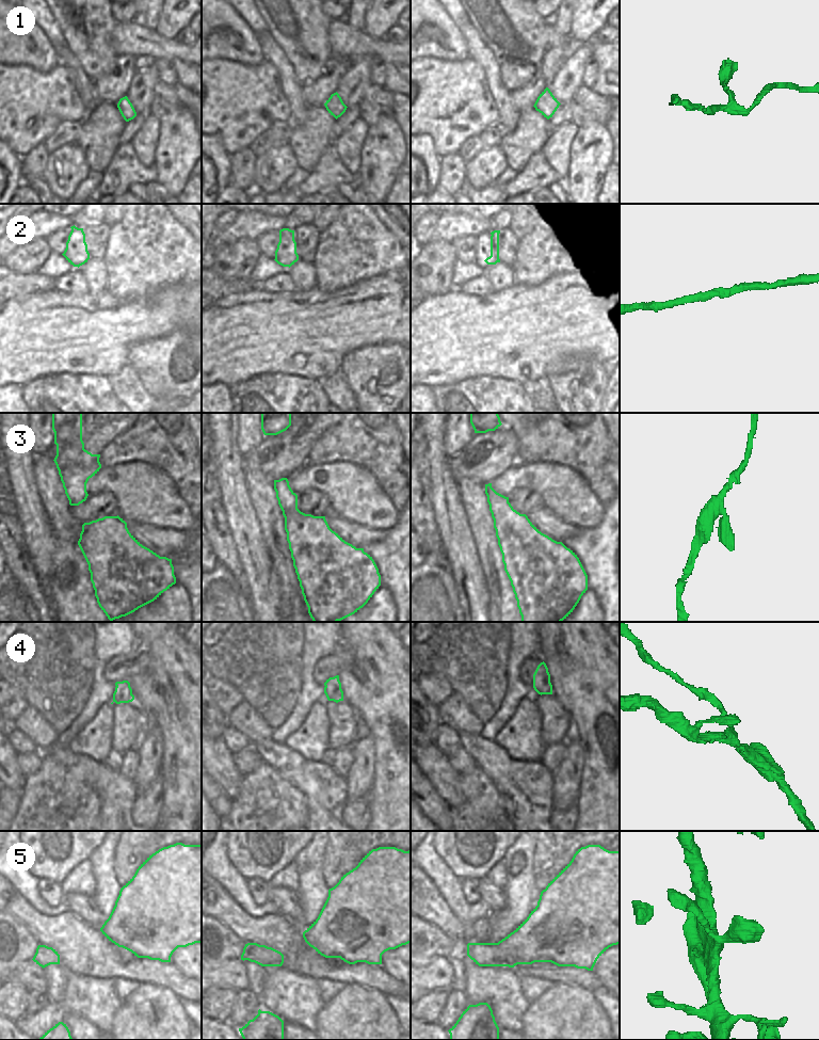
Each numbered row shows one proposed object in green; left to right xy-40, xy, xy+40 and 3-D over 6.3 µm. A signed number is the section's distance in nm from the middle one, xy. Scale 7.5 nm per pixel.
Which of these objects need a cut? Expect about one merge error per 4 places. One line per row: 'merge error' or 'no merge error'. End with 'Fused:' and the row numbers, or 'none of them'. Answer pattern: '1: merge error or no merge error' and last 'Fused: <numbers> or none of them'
1: no merge error
2: no merge error
3: no merge error
4: merge error
5: no merge error
Fused: 4

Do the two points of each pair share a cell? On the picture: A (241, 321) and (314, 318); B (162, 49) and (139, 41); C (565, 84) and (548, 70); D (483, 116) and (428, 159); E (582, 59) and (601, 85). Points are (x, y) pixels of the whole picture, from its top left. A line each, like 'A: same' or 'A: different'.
A: same
B: same
C: different
D: different
E: different

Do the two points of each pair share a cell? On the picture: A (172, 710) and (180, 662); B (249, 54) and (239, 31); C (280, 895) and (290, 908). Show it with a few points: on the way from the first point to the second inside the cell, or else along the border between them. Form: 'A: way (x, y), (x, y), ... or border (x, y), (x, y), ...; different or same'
A: way (180, 699), (180, 674); same
B: way (245, 49), (242, 45), (242, 36); same
C: way (284, 898), (288, 905); same

